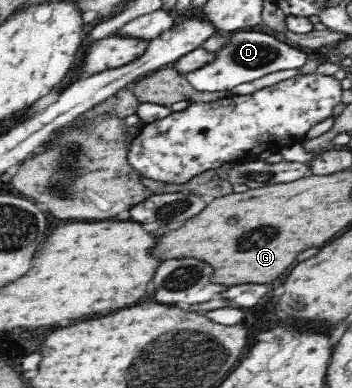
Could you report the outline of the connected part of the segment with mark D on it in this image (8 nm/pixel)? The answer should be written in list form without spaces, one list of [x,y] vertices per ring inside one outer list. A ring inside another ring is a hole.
[[[242,29],[232,32],[227,41],[224,41],[224,45],[214,52],[212,61],[196,71],[187,73],[186,79],[194,89],[201,92],[228,92],[240,83],[260,79],[260,77],[274,73],[274,71],[298,69],[306,65],[310,57],[311,55],[306,52],[290,47],[287,43],[282,43],[273,35],[253,29]]]

